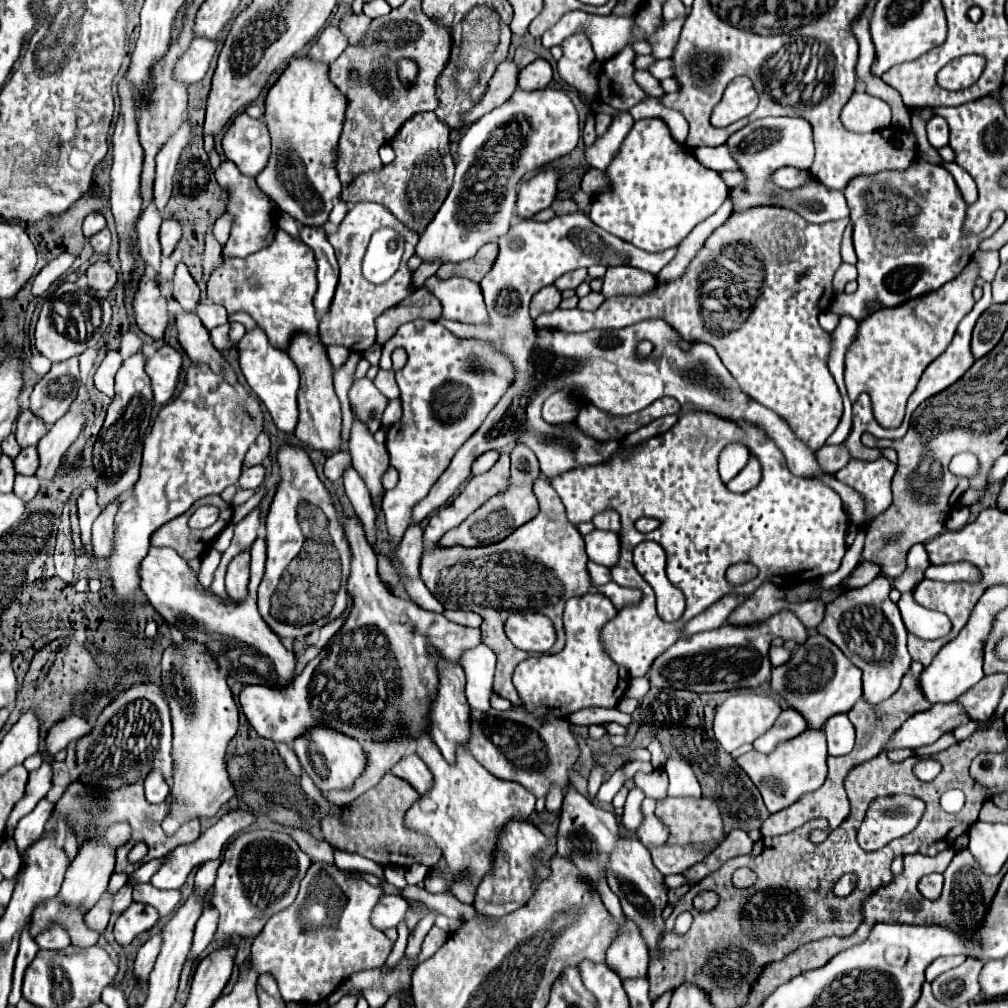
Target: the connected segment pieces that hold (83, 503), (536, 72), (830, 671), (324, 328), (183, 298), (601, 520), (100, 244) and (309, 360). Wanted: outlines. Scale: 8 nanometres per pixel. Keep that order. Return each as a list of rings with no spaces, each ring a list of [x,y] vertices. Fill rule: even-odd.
[[[93,488],[83,490],[83,494],[77,500],[77,514],[79,514],[79,524],[81,524],[81,542],[85,550],[91,550],[91,524],[93,520],[101,514],[101,508],[97,504],[97,494]]]
[[[537,58],[535,62],[531,62],[519,72],[517,86],[521,90],[543,90],[551,82],[551,76],[553,76],[553,70],[549,62],[543,58]]]
[[[821,634],[807,638],[807,642],[795,650],[789,662],[773,668],[771,688],[781,694],[789,708],[801,712],[811,728],[821,728],[827,718],[839,712],[849,712],[863,696],[861,670],[853,666],[849,658]]]
[[[357,204],[351,206],[351,210],[347,212],[347,216],[343,218],[343,222],[339,224],[335,234],[327,236],[331,246],[335,248],[335,256],[341,268],[339,274],[339,284],[333,296],[333,302],[329,306],[329,312],[323,314],[321,322],[319,322],[319,338],[325,346],[331,344],[339,344],[349,348],[351,352],[363,354],[369,346],[375,344],[375,330],[373,330],[373,320],[383,314],[385,310],[389,310],[391,306],[397,306],[405,296],[411,294],[411,272],[407,270],[407,260],[415,254],[415,246],[419,236],[415,232],[411,232],[409,228],[405,228],[401,222],[395,220],[395,216],[391,216],[391,212],[387,208],[381,208],[381,204]],[[379,228],[393,228],[397,230],[403,240],[405,240],[405,250],[403,250],[403,258],[399,264],[399,270],[383,284],[373,284],[369,280],[363,278],[361,274],[361,260],[365,254],[365,248],[373,236],[373,232],[377,232]]]
[[[179,262],[177,270],[175,270],[175,278],[173,278],[173,298],[187,312],[195,312],[197,302],[199,302],[199,288],[197,288],[195,280],[191,278],[191,274],[189,274],[189,270],[187,270],[187,266],[183,262]]]
[[[605,510],[605,512],[599,512],[593,520],[595,528],[601,528],[601,530],[613,530],[619,534],[619,514],[615,510]]]
[[[97,232],[97,234],[93,234],[93,236],[89,238],[89,242],[91,242],[91,246],[93,246],[93,250],[95,250],[97,254],[105,254],[105,252],[109,250],[111,236],[101,236],[101,232]]]
[[[297,332],[289,346],[289,358],[295,362],[301,374],[301,386],[297,392],[299,402],[299,424],[295,428],[295,436],[317,450],[339,450],[341,444],[341,406],[333,388],[333,366],[327,358],[325,346],[305,332]]]

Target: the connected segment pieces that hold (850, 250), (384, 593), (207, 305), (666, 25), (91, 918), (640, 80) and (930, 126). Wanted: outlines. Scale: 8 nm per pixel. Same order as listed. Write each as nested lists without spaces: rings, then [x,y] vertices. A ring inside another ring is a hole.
[[[850,222],[843,233],[840,253],[844,263],[855,265],[857,263],[857,257],[853,247],[852,233],[853,225]]]
[[[345,516],[343,526],[351,548],[351,574],[347,580],[347,592],[351,592],[353,596],[353,606],[345,624],[329,640],[329,644],[305,666],[305,670],[295,676],[289,688],[273,690],[269,686],[245,684],[239,694],[239,704],[243,708],[243,714],[247,716],[247,722],[259,736],[273,742],[291,744],[291,740],[301,736],[305,730],[321,724],[337,728],[339,732],[347,732],[347,736],[353,736],[359,742],[363,738],[385,742],[399,732],[411,732],[413,736],[419,736],[427,728],[427,708],[435,696],[437,686],[437,658],[431,658],[427,654],[427,640],[433,642],[433,646],[437,646],[439,652],[445,654],[445,658],[451,662],[459,662],[463,650],[481,644],[479,628],[465,628],[461,624],[449,622],[443,614],[425,612],[415,602],[393,596],[377,574],[377,558],[373,548],[365,540],[359,518]]]
[[[209,299],[199,303],[197,316],[201,318],[201,322],[203,322],[203,326],[207,330],[211,330],[215,326],[221,326],[221,324],[227,324],[227,310]]]
[[[669,20],[669,22],[663,22],[649,38],[645,38],[651,44],[651,56],[655,60],[669,58],[673,54],[673,48],[677,44],[677,36],[681,32],[683,22],[685,20]]]
[[[105,892],[103,898],[87,912],[87,924],[89,928],[97,930],[97,932],[103,932],[107,928],[107,922],[109,922],[109,916],[111,916],[111,904],[113,904],[113,896],[111,892]]]
[[[635,70],[635,81],[647,93],[648,96],[661,97],[663,90],[659,80],[655,80],[647,70]]]
[[[931,118],[927,122],[927,138],[933,148],[943,148],[949,142],[949,126],[941,118]]]

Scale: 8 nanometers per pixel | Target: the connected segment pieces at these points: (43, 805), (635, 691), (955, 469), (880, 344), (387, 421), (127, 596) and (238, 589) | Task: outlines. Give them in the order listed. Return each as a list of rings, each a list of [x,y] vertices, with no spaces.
[[[43,798],[33,812],[29,812],[27,816],[23,816],[15,828],[15,842],[19,852],[23,852],[27,848],[27,844],[31,844],[33,840],[37,840],[37,836],[43,836],[45,832],[45,824],[49,822],[51,814],[53,814],[55,802],[49,802],[47,798]]]
[[[643,676],[641,680],[633,680],[631,684],[629,684],[629,688],[627,688],[627,696],[631,696],[631,698],[643,698],[645,694],[647,694],[647,690],[651,688],[651,682],[649,682],[649,676]]]
[[[971,453],[958,454],[951,460],[949,469],[958,476],[969,478],[978,472],[979,461]]]
[[[973,258],[967,268],[939,290],[921,298],[913,298],[895,308],[883,308],[861,320],[857,336],[845,354],[845,386],[851,402],[857,402],[861,392],[867,392],[873,400],[873,412],[881,426],[895,428],[905,414],[905,402],[915,390],[923,370],[939,354],[945,352],[951,342],[957,324],[973,308],[973,288],[979,278],[979,264]]]
[[[395,398],[395,400],[389,400],[387,408],[385,408],[385,414],[383,414],[383,426],[391,426],[395,424],[399,418],[401,418],[401,398]]]
[[[191,364],[185,374],[185,386],[183,390],[167,402],[143,442],[143,462],[141,462],[141,476],[137,484],[131,490],[131,496],[121,502],[117,516],[115,516],[115,540],[113,540],[113,556],[107,560],[107,572],[111,574],[117,606],[131,608],[133,598],[141,592],[139,590],[139,564],[147,556],[149,550],[149,538],[151,534],[163,526],[165,522],[181,516],[187,512],[193,502],[199,498],[205,498],[209,494],[221,494],[227,486],[237,484],[241,470],[243,470],[243,458],[249,446],[255,442],[255,438],[263,430],[263,410],[259,400],[243,386],[243,384],[229,384],[225,380],[223,372],[213,372],[207,364]]]
[[[249,552],[235,556],[227,568],[227,594],[233,602],[243,602],[247,598],[249,584]]]

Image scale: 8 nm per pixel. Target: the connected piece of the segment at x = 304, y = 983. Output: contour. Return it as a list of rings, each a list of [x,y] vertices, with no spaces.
[[[311,862],[305,880],[299,884],[295,902],[273,914],[257,940],[251,956],[255,970],[271,972],[279,984],[283,1000],[313,1006],[331,996],[345,978],[355,972],[381,968],[393,942],[369,922],[371,910],[383,890],[367,884],[359,870],[341,870],[335,864]]]

